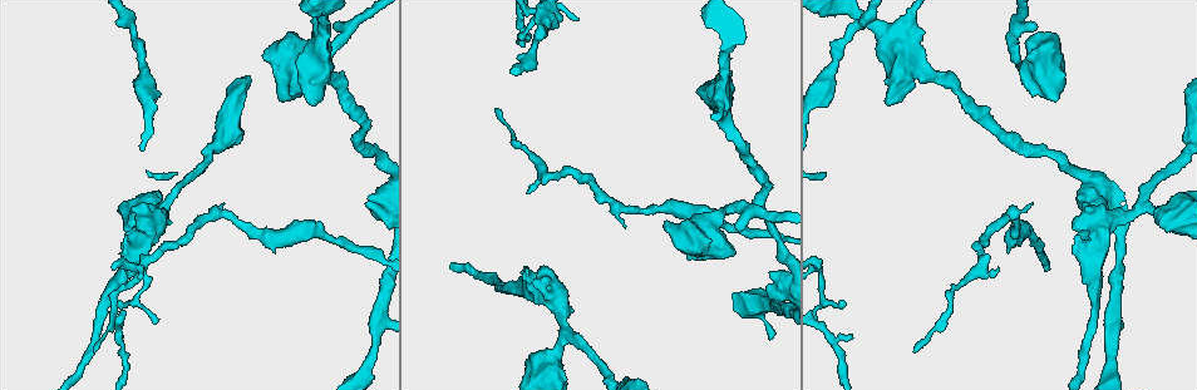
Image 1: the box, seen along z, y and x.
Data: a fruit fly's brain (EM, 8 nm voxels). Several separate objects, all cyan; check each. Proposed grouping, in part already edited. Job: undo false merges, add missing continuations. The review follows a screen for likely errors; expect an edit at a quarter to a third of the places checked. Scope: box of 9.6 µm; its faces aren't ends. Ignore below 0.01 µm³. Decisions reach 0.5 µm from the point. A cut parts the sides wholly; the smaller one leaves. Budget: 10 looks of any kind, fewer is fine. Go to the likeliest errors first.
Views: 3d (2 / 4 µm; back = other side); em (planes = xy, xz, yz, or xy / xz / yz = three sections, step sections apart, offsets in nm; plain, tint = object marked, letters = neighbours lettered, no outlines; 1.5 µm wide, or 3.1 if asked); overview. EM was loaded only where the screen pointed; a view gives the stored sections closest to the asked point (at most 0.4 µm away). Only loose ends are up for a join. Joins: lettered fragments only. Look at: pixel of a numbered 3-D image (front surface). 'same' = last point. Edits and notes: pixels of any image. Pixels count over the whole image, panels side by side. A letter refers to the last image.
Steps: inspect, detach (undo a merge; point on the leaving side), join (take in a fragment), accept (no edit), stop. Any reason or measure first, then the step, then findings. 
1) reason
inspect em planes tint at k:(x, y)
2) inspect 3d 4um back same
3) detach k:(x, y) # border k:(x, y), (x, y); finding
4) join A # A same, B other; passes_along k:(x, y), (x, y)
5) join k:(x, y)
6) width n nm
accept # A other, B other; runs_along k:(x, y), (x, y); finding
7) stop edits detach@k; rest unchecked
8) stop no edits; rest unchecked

free end
inspect em yz step 4 tint at 1:(528, 191)

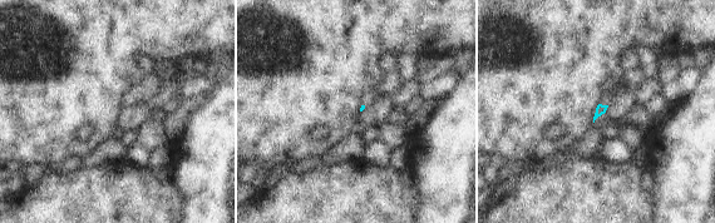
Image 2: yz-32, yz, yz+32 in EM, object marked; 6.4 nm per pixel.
inspect em planes letters same

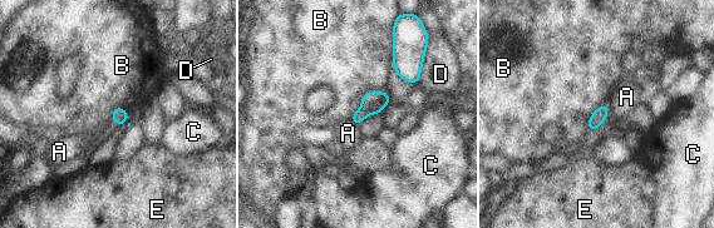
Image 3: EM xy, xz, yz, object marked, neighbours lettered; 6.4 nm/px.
accept # A other, B other, C other, D other, E other; none of them fits

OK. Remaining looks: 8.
an open end
inspect em yz step 8 tint at 1:(846, 303)

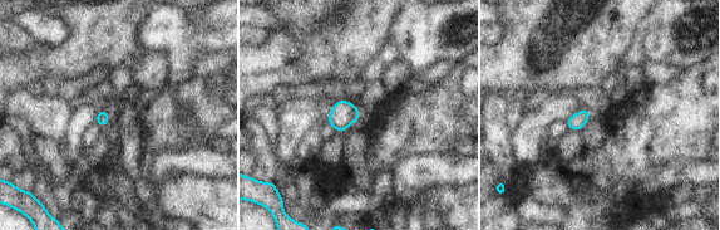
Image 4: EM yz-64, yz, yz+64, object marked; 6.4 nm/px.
inspect em planes letters same

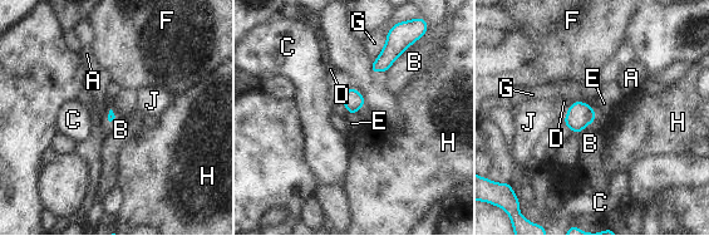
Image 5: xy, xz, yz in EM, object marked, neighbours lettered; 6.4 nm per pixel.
accept # A other, B other, C other, D other, E other, F other, G other, H other, J other; border 5:(595, 112), (597, 117); none of them fits

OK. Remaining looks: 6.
end of a long branch
inspect em xz step 4 letters at 1:(913, 353)

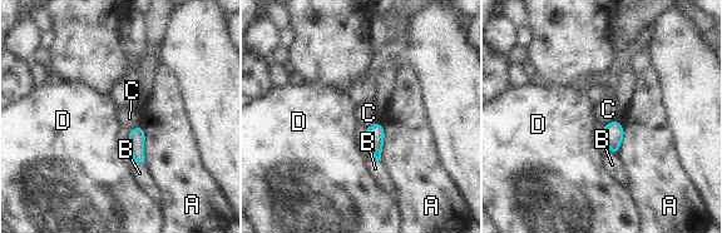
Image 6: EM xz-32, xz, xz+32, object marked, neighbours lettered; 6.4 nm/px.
longest_contact A 260 nm
accept # A other, B other, C other, D other; no lettered fragment goes on from it

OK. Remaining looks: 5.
thick turns thin
inspect em xz step 8 letters at 1:(550, 369)

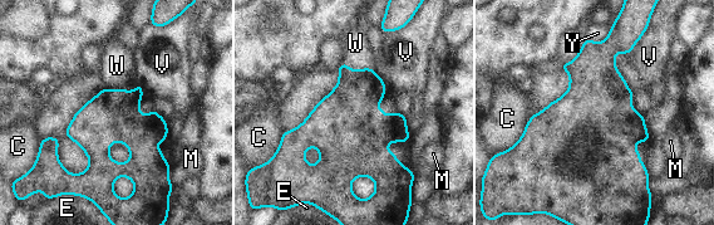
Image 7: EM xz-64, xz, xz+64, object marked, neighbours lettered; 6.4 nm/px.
accept # C other, E other, M other, V other, W other, Y other; one neuron here

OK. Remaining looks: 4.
stop no edits; rest unchecked

